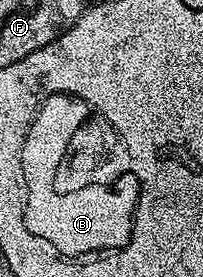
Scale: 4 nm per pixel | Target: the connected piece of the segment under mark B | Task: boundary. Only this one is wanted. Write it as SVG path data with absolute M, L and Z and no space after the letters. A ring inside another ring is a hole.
M45 98L37 106L34 120L31 122L27 134L23 138L22 152L20 153L20 171L23 176L25 190L30 190L30 206L28 206L28 231L32 235L44 239L54 248L62 248L64 252L76 252L87 250L88 247L107 246L122 243L128 236L129 215L132 213L133 199L136 198L136 181L127 177L126 182L117 187L117 190L100 190L100 200L96 201L95 193L84 194L82 199L73 197L57 198L52 194L52 173L53 167L60 159L61 150L64 149L65 142L71 137L73 130L79 126L81 118L84 116L84 106L80 102L68 100L68 98Z

